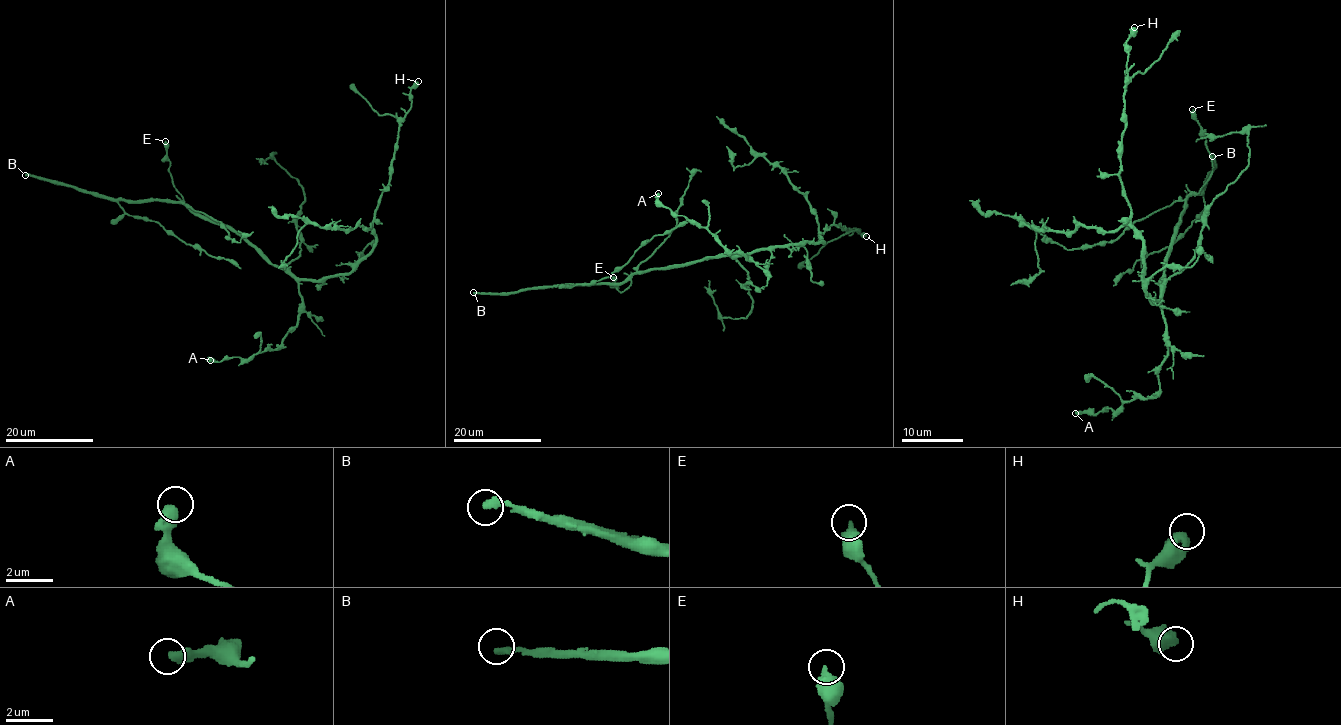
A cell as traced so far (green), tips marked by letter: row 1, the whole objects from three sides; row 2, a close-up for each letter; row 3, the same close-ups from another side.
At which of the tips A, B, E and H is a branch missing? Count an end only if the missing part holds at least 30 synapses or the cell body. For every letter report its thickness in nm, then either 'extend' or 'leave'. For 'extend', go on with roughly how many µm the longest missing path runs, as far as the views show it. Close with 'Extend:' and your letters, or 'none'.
A: calibre 480 nm; leave
B: calibre 280 nm; extend; missing 190 µm
E: calibre 440 nm; leave
H: calibre 550 nm; leave
Extend: B

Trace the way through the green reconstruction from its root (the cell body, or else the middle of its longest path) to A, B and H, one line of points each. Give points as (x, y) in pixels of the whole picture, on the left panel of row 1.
A: (268, 259), (297, 283), (302, 301), (297, 324), (275, 349), (247, 359), (210, 360)
B: (268, 259), (228, 228), (194, 215), (181, 203), (112, 200), (25, 175)
H: (268, 259), (300, 279), (322, 280), (346, 275), (371, 250), (373, 212), (418, 81)

